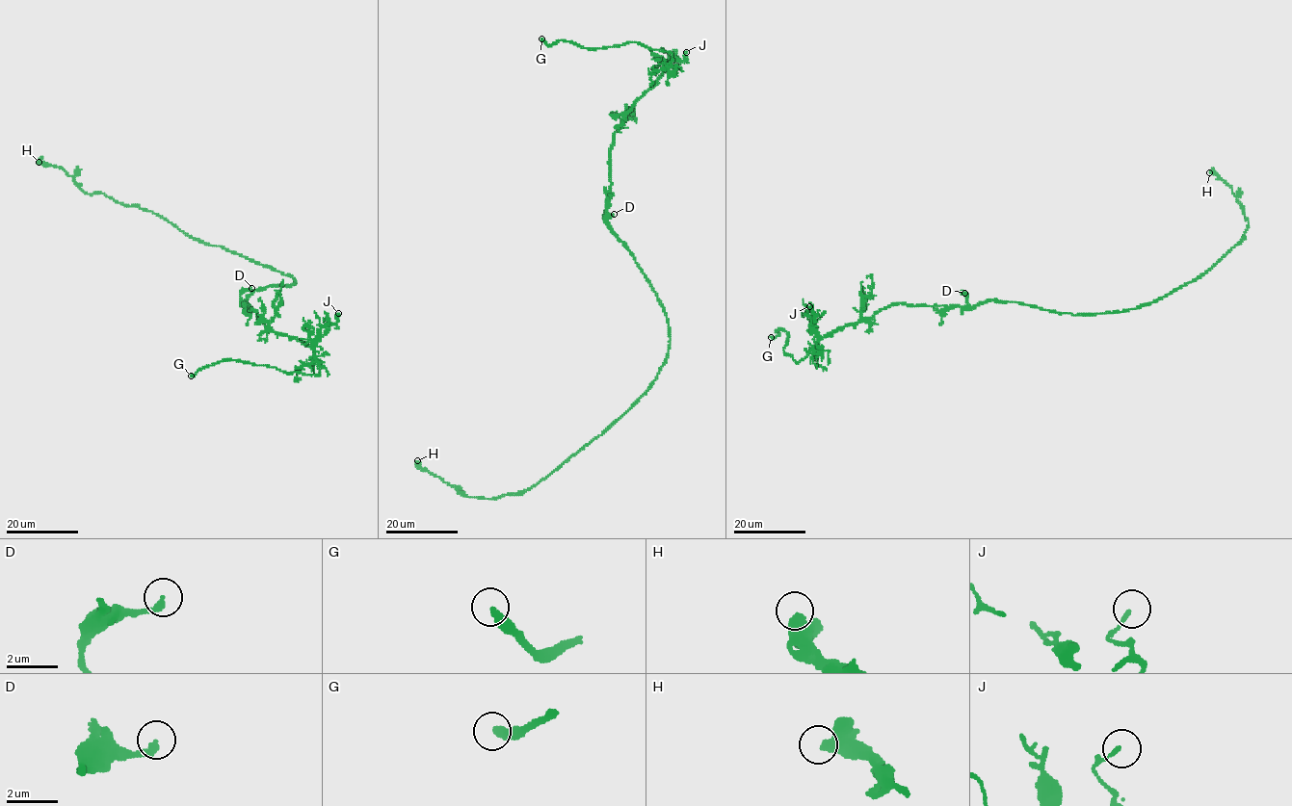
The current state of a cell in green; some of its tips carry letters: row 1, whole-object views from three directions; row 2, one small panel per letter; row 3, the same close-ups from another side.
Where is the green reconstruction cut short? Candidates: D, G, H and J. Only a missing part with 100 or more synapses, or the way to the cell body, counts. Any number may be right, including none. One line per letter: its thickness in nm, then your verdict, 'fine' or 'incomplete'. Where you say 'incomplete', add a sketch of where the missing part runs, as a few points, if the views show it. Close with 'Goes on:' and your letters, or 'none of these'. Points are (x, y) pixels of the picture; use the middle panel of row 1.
D: calibre 260 nm; fine
G: calibre 380 nm; incomplete
H: calibre 480 nm; fine
J: calibre 120 nm; fine
Goes on: G

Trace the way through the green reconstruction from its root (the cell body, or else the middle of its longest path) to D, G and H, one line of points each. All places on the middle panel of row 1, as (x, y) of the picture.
D: (646, 277), (634, 255), (604, 219), (614, 214)
G: (646, 277), (608, 223), (610, 146), (622, 115), (672, 55), (636, 42), (586, 48), (541, 38)
H: (646, 277), (667, 318), (667, 360), (648, 390), (600, 434), (530, 487), (497, 498), (464, 496), (417, 460)

